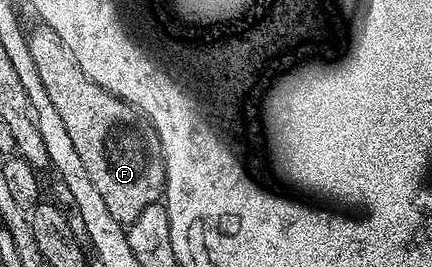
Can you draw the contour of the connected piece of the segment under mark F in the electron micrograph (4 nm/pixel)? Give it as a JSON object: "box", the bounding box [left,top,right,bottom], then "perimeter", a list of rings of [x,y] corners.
{"box":[28,23,166,223],"perimeter":[[[41,23],[35,25],[34,30],[29,30],[28,40],[36,71],[40,71],[40,83],[44,83],[44,91],[48,91],[56,111],[60,111],[60,116],[64,118],[68,135],[92,183],[96,183],[100,196],[104,198],[108,211],[112,211],[112,216],[123,223],[136,220],[146,207],[163,200],[166,164],[161,148],[130,149],[130,137],[134,141],[142,141],[146,137],[146,129],[148,133],[147,122],[138,110],[88,79],[80,63],[76,63],[76,55],[72,55],[64,39],[60,39],[52,27]]]}

